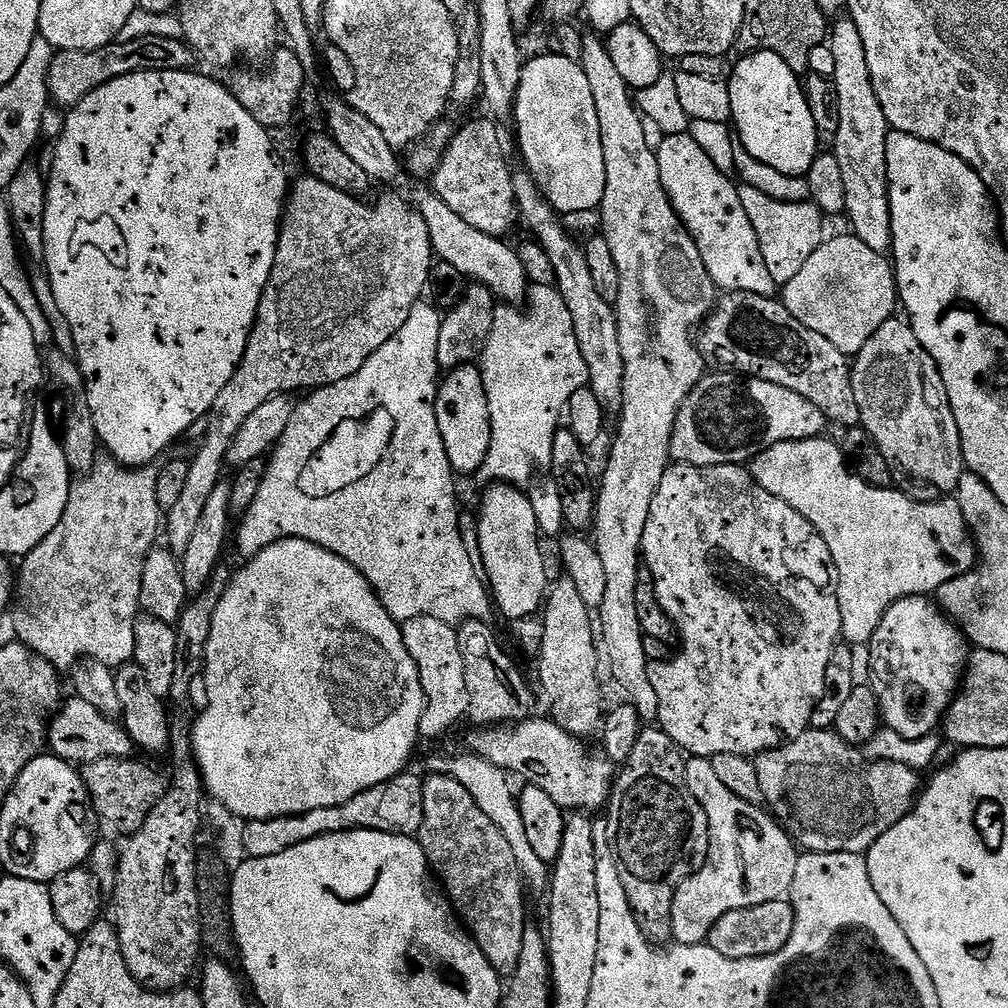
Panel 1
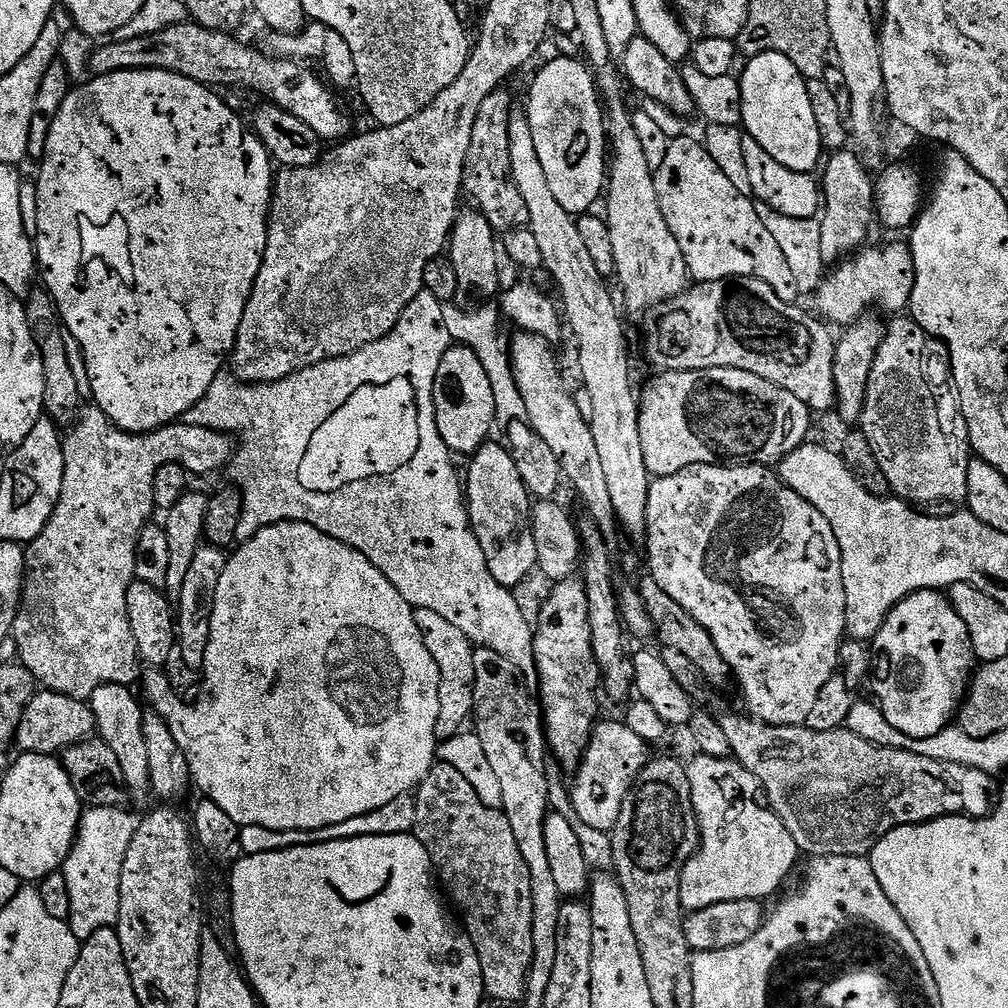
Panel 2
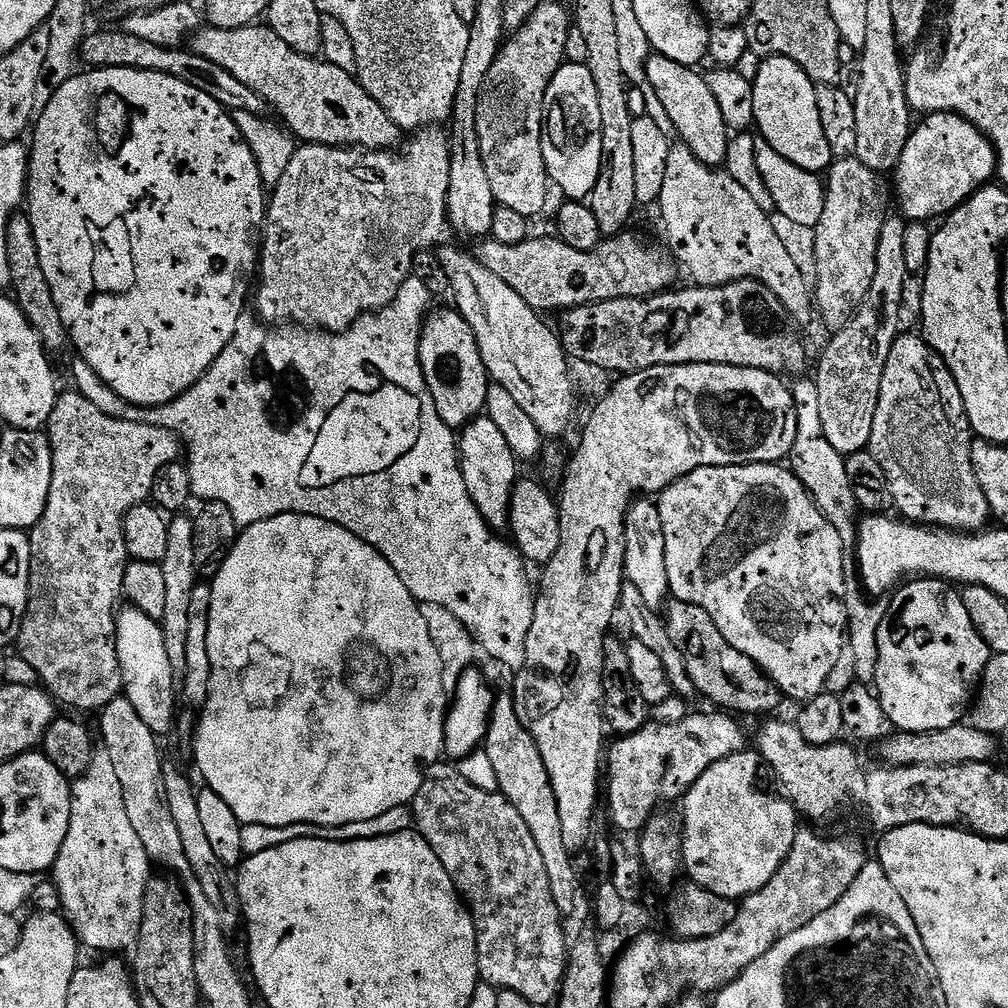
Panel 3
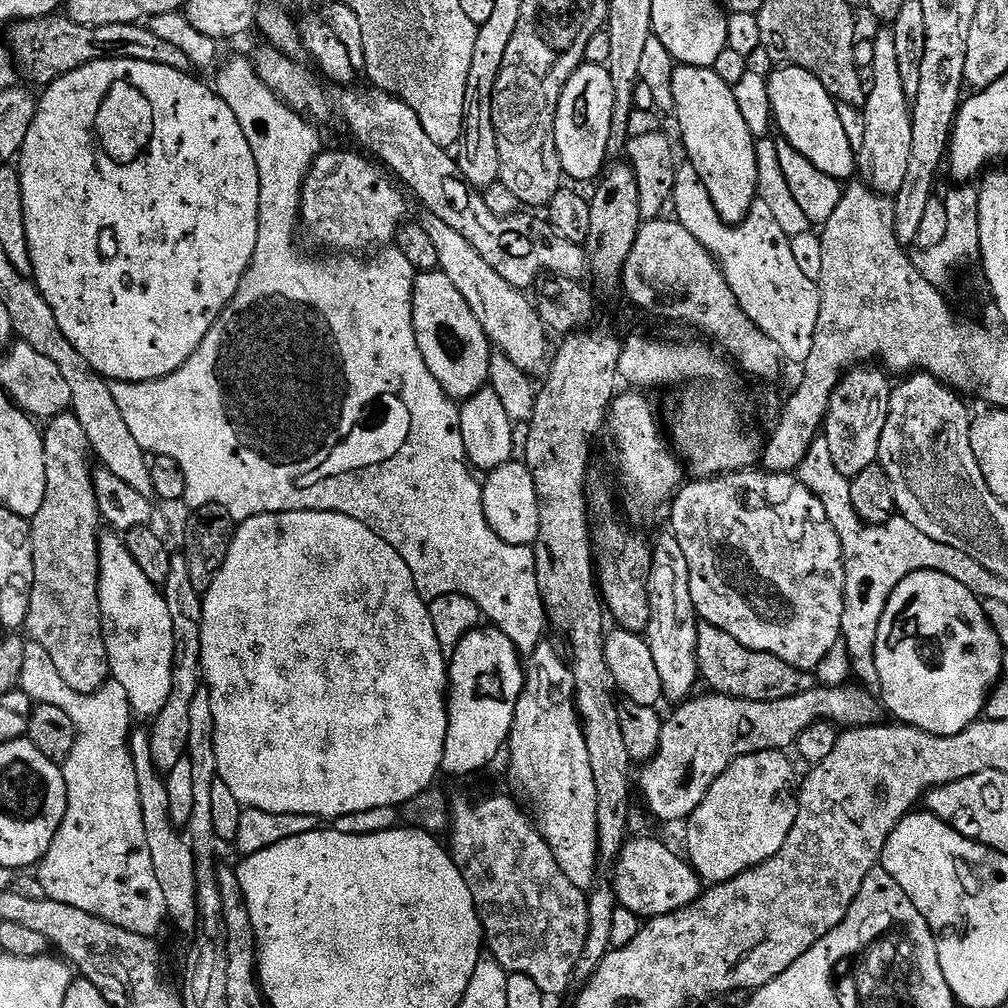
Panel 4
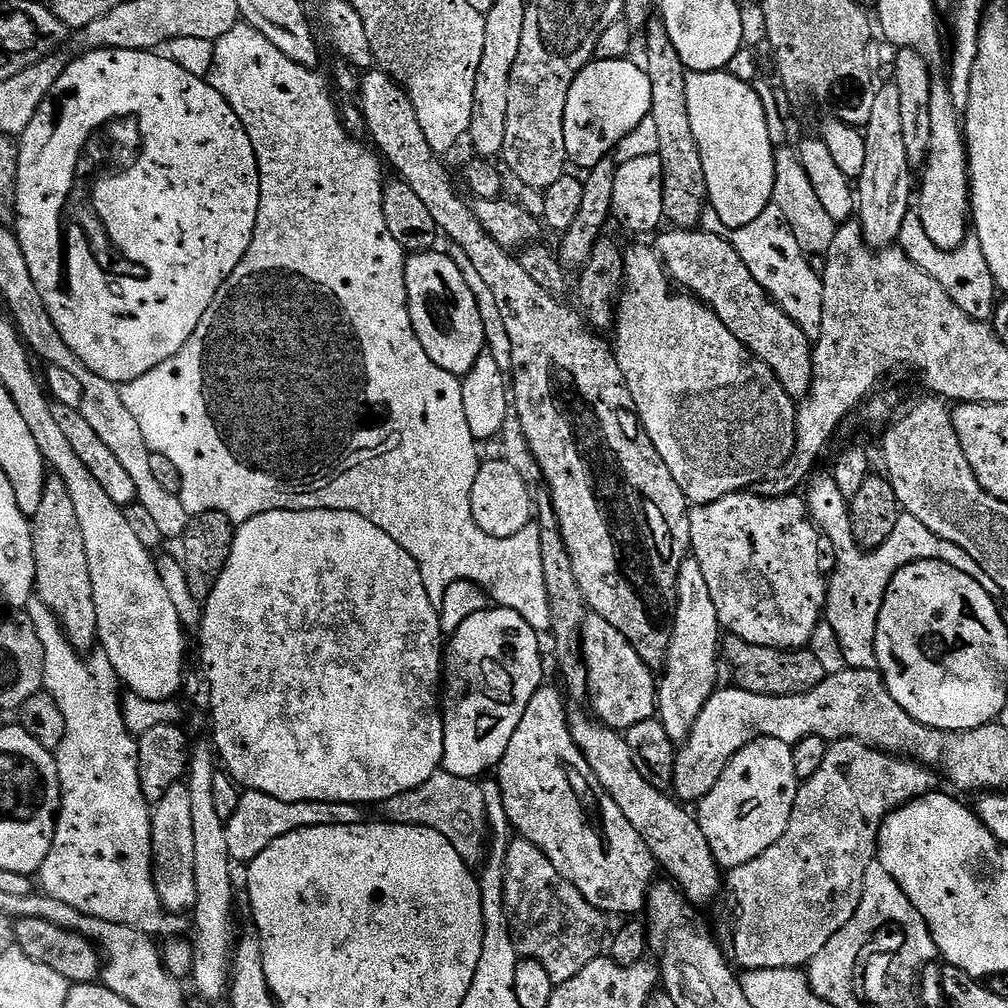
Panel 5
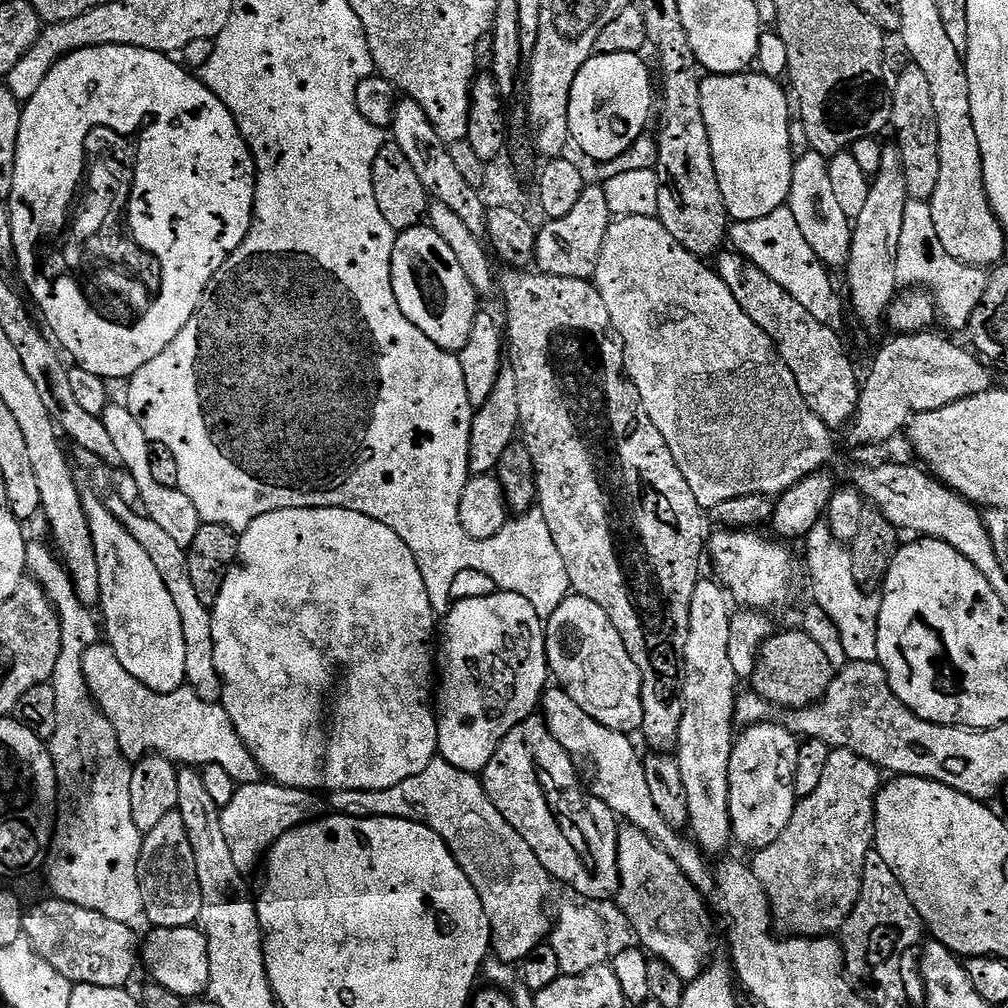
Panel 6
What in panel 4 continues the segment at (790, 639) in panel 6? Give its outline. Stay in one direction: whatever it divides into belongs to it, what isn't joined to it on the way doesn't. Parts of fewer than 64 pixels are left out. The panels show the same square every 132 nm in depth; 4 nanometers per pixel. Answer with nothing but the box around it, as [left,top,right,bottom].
[696,622,817,702]

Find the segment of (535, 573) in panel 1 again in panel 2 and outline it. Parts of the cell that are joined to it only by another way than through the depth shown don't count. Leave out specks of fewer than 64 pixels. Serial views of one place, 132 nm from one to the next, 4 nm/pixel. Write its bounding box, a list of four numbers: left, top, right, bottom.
[466,443,537,589]

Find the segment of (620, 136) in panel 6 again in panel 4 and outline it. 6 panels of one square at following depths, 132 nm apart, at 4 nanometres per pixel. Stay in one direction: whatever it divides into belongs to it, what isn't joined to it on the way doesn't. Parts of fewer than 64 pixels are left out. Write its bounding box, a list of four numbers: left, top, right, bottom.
[554,64,614,180]

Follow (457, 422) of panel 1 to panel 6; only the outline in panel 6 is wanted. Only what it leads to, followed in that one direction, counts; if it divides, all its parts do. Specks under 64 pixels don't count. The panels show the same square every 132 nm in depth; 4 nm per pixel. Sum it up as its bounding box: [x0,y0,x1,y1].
[392,226,478,354]

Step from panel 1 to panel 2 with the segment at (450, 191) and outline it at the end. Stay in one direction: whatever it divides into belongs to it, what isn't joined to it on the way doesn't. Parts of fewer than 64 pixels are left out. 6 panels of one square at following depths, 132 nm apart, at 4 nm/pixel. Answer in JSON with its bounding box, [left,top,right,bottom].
[463,90,528,230]

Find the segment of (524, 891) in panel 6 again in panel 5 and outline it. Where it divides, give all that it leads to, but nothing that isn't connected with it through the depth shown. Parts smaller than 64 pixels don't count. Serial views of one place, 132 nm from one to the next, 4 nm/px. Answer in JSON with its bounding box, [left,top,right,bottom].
[378,770,488,866]

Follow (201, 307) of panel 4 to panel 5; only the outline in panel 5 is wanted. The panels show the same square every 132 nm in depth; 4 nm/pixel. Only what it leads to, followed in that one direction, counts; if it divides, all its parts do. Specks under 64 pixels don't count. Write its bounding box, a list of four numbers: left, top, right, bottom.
[15,48,260,386]

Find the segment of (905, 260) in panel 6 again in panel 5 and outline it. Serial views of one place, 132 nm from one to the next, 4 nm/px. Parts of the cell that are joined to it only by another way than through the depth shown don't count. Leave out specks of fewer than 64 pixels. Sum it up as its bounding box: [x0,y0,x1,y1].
[898,210,998,321]

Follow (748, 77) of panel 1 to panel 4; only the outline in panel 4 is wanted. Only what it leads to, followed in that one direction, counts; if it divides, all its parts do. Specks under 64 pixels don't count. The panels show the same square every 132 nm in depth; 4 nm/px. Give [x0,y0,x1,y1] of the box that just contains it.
[766,66,858,182]

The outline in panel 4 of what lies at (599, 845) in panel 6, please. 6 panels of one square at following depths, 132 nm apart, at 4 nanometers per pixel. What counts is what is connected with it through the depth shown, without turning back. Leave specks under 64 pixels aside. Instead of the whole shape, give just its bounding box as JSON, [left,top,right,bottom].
[506,642,702,918]

